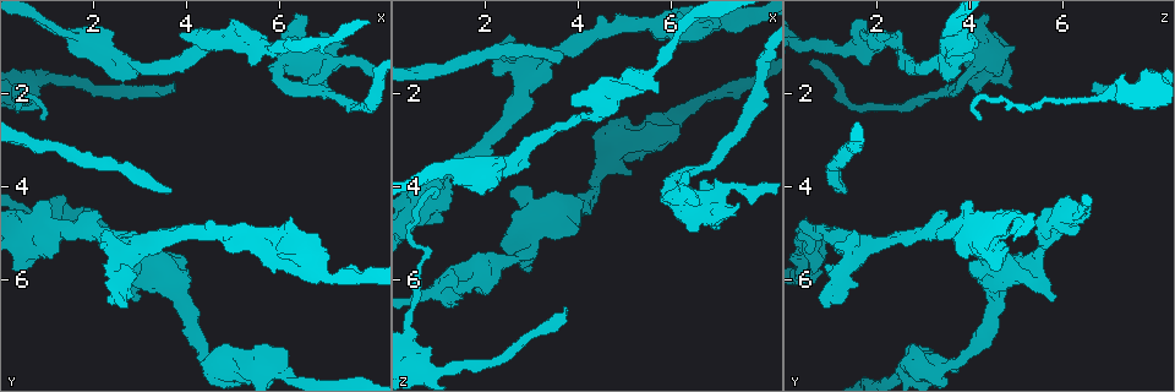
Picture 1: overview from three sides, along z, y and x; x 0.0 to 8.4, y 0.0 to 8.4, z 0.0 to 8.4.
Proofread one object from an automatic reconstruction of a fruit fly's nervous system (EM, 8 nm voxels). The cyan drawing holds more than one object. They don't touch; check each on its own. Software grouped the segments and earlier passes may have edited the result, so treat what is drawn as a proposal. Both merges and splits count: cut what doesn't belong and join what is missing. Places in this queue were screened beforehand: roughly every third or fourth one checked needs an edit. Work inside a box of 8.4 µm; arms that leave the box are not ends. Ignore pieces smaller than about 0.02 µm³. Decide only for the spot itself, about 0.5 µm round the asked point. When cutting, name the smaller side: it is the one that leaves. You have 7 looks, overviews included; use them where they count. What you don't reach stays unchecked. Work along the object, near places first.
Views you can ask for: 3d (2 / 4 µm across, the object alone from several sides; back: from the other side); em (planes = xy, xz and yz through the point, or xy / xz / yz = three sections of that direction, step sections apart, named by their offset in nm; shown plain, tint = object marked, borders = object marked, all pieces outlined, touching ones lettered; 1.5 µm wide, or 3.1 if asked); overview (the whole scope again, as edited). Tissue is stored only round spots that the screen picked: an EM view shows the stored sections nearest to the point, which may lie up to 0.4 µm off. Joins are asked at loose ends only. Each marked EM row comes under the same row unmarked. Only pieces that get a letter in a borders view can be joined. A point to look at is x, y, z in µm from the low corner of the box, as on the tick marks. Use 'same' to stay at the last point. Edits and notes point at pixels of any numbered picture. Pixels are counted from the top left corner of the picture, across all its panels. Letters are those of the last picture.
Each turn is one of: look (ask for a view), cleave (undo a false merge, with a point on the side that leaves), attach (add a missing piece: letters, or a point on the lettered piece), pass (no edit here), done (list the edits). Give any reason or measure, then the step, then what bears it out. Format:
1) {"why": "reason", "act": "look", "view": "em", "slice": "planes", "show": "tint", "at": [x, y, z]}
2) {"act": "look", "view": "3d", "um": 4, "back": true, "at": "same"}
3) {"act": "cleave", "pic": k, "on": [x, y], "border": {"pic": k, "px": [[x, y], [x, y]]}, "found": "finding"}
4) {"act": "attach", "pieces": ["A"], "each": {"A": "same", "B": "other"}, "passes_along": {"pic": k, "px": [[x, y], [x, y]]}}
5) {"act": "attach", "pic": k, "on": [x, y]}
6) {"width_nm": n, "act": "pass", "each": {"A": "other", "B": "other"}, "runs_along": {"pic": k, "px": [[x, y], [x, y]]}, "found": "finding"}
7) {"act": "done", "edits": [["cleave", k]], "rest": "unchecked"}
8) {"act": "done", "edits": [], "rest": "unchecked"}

{"act": "look", "view": "3d", "um": 2, "at": [2.60, 6.65, 0.90]}

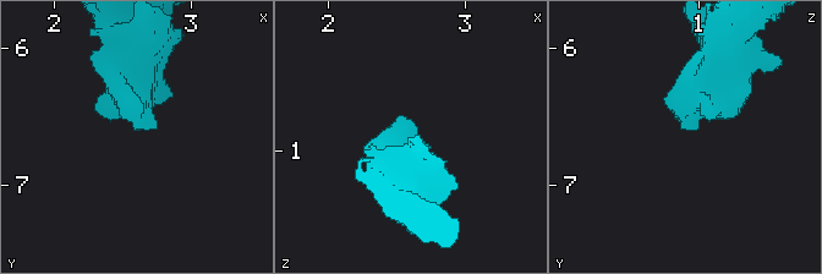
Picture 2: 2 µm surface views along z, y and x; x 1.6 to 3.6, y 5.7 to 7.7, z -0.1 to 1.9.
{"act": "look", "view": "em", "slice": "xy", "step": 8, "show": "borders", "at": [2.62, 6.58, 0.88]}

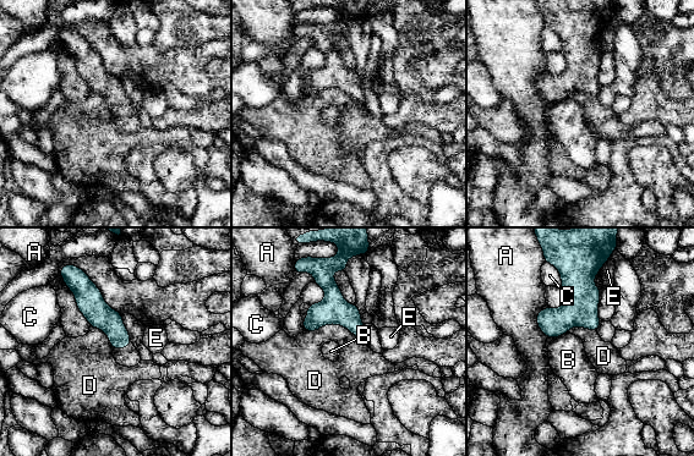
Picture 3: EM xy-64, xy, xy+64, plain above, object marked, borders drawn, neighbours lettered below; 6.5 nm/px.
{"act": "pass", "each": {"A": "other", "B": "other", "C": "other", "D": "other", "E": "other"}, "runs_along": {"pic": 3, "px": [[77, 283], [124, 344]]}, "found": "no lettered piece goes on from it"}

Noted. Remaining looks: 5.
{"why": "free end", "act": "look", "view": "3d", "um": 4, "at": [3.70, 4.10, 1.15]}

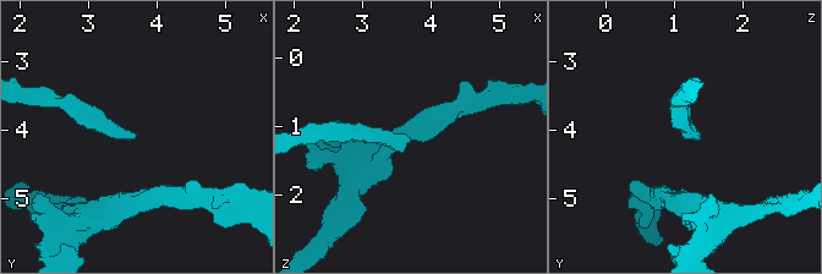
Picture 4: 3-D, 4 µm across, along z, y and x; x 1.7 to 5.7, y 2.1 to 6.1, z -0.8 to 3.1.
{"act": "look", "view": "em", "slice": "planes", "show": "borders", "at": [3.70, 4.10, 1.20]}

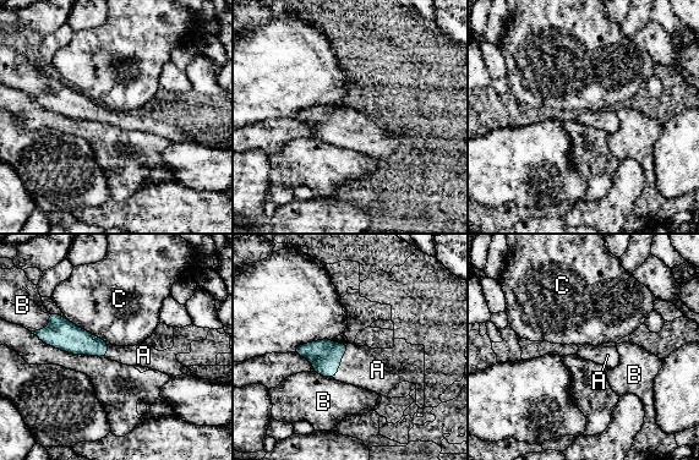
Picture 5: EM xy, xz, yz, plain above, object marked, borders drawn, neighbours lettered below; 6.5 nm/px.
{"act": "attach", "pieces": ["A"], "each": {"A": "same", "B": "other", "C": "other"}, "passes_along": {"pic": 5, "px": [[325, 355], [339, 361], [376, 370]]}, "found": "the neuron continues"}

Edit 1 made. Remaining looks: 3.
{"act": "look", "view": "overview"}

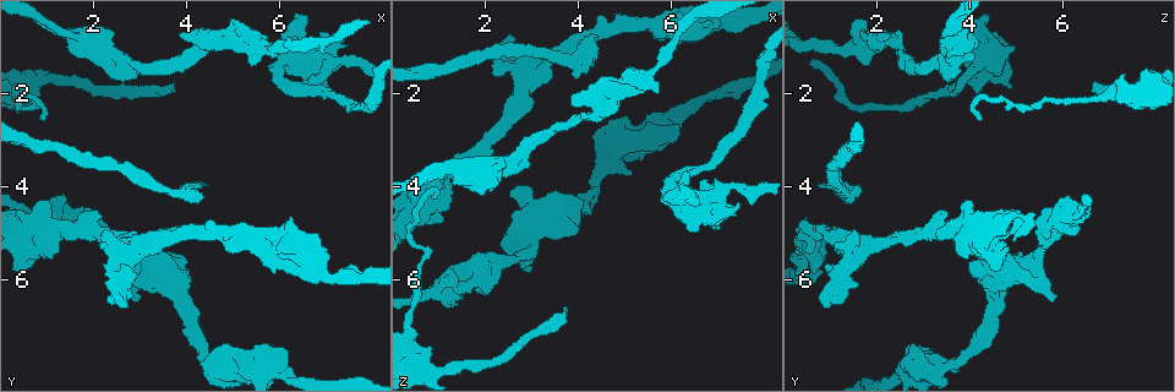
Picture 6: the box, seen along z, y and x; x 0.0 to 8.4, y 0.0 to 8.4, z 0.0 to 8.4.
{"why": "free end", "act": "look", "view": "em", "slice": "planes", "show": "borders", "at": [2.05, 4.55, 3.45]}

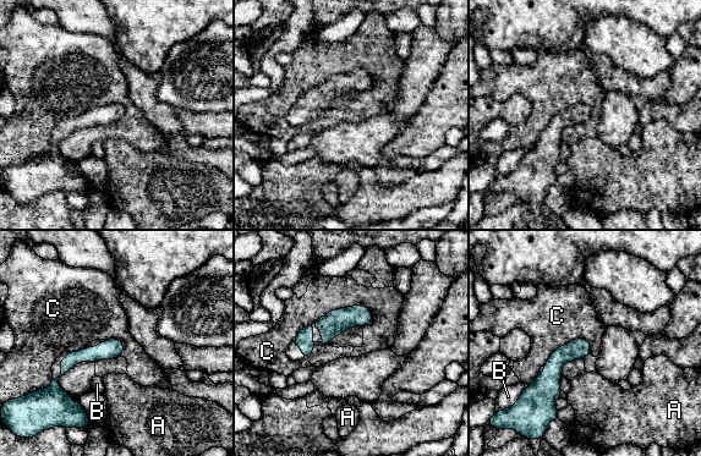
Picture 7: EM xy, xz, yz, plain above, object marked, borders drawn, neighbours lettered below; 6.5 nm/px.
{"longest_contact_nm": ["C", 480], "act": "pass", "each": {"A": "other", "B": "other", "C": "other"}, "runs_along": {"pic": 7, "px": [[120, 345], [77, 356], [54, 385]]}, "found": "no lettered piece goes on from it"}

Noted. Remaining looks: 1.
{"act": "done", "edits": [["attach", 5]], "rest": "unchecked"}

